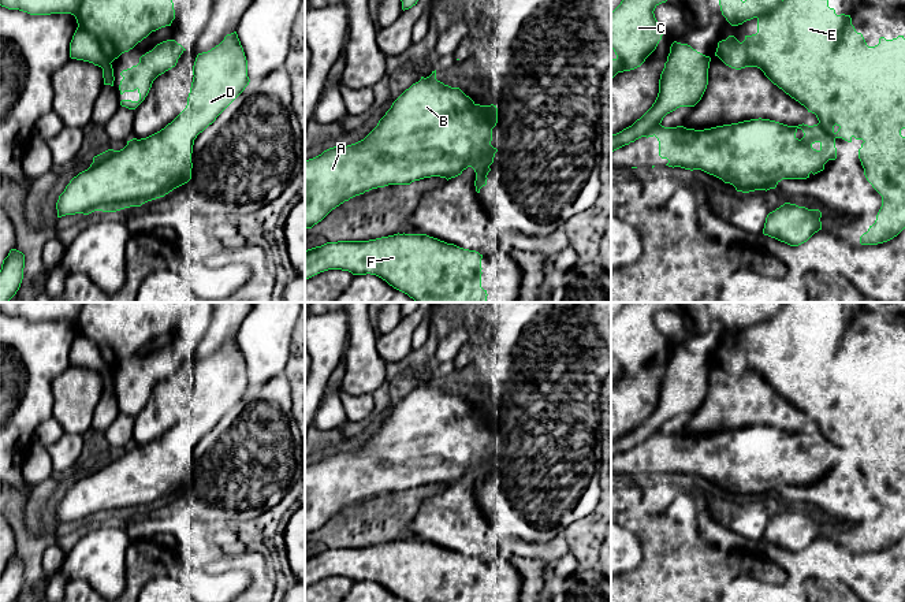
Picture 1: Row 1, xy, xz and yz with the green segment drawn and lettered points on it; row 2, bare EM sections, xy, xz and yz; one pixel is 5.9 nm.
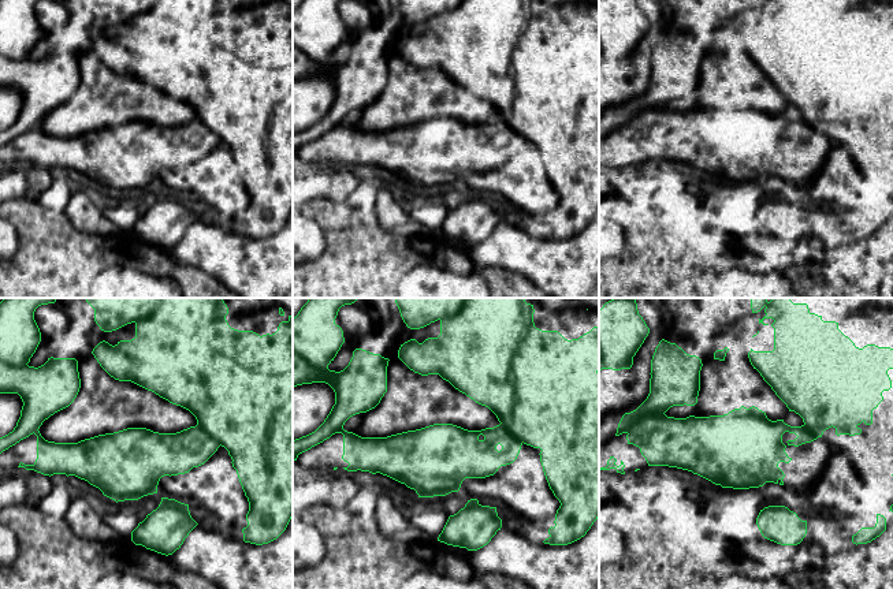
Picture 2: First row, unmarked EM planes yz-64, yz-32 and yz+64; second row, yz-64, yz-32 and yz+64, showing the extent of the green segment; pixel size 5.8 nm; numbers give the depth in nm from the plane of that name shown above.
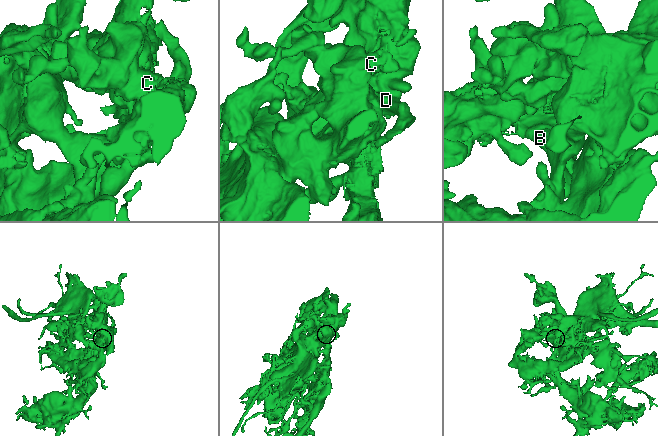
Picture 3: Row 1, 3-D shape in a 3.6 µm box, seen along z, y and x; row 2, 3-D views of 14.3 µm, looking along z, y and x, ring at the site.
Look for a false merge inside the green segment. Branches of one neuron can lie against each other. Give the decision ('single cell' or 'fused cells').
fused cells

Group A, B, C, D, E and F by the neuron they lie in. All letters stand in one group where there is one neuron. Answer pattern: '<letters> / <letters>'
A B D / C E F

